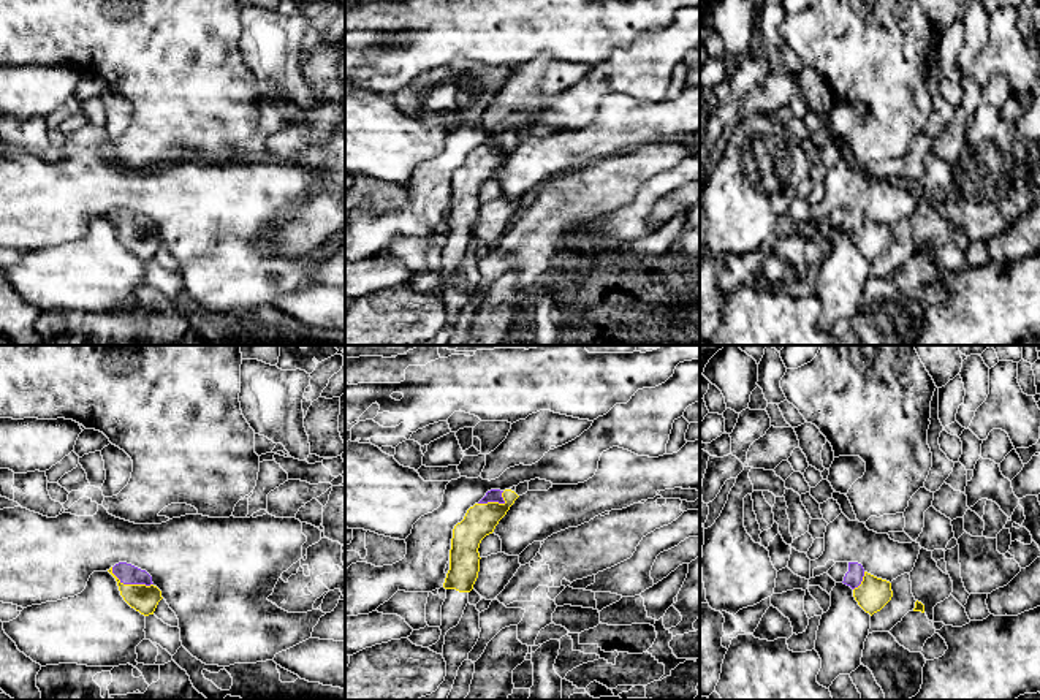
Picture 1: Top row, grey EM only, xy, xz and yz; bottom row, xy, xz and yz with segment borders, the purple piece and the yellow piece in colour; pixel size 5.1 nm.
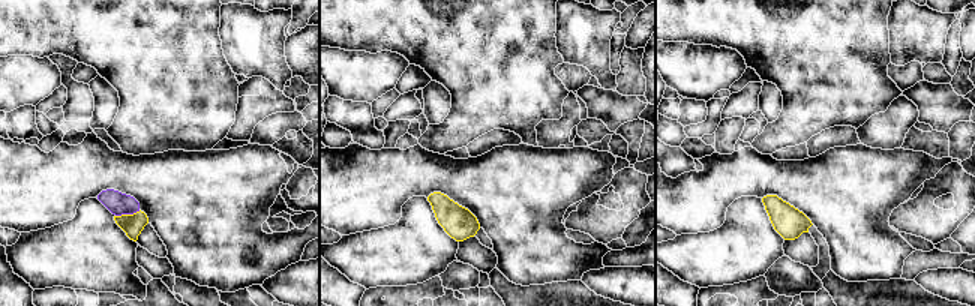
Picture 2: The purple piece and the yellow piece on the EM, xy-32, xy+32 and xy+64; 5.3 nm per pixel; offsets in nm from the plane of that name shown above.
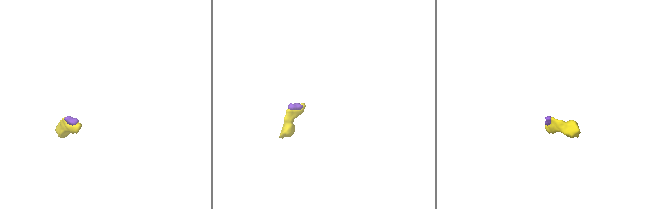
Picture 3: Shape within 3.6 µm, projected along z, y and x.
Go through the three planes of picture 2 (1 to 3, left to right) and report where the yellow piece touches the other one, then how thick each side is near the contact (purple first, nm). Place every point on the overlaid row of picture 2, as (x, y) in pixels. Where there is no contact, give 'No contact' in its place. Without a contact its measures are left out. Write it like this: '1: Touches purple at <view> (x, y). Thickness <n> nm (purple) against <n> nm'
1: Touches purple at xy-32 (128, 213). Thickness 120 nm (purple) against 110 nm
2: No contact
3: No contact

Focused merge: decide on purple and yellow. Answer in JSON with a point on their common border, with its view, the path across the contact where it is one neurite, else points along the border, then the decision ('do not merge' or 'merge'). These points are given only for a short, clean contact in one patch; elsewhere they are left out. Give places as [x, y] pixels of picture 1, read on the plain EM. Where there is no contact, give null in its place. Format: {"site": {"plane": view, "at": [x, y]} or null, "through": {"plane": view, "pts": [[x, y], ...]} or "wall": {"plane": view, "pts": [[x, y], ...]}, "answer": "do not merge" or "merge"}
{"site": {"plane": "xy", "at": [130, 228]}, "through": {"plane": "xy", "pts": [[127, 219], [130, 228], [144, 244]]}, "answer": "merge"}

